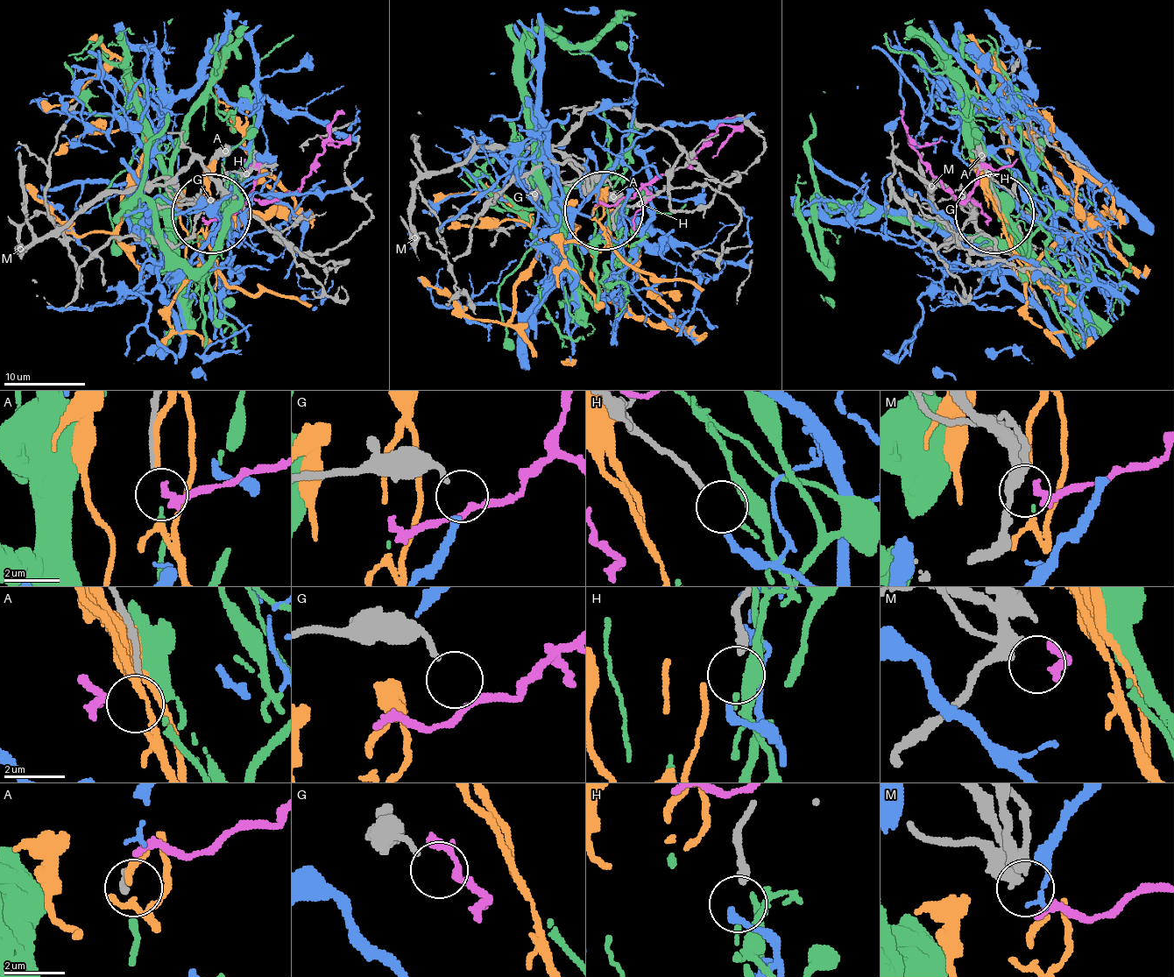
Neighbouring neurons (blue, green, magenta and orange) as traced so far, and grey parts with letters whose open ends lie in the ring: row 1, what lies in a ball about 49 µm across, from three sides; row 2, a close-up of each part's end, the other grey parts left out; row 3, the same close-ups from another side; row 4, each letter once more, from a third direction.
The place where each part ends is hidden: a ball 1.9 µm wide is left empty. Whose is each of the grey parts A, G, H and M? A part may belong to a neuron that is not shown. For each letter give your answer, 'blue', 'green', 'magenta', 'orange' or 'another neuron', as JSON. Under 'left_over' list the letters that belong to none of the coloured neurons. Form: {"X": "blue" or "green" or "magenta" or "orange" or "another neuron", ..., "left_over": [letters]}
{"A": "another neuron", "G": "another neuron", "H": "blue", "M": "magenta", "left_over": ["A", "G"]}

